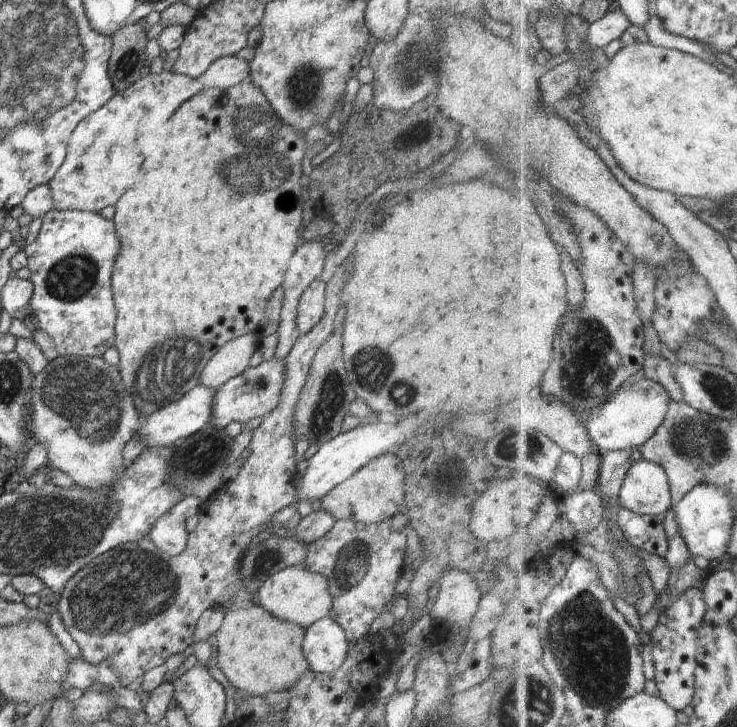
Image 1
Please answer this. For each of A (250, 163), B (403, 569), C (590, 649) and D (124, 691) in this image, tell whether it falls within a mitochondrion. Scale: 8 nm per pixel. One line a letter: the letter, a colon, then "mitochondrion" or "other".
A: mitochondrion
B: other
C: mitochondrion
D: other

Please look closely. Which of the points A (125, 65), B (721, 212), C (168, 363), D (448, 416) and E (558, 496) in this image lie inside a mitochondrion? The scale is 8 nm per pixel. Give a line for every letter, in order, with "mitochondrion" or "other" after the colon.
A: mitochondrion
B: mitochondrion
C: mitochondrion
D: other
E: other

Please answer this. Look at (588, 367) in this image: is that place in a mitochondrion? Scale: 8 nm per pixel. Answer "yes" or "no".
yes

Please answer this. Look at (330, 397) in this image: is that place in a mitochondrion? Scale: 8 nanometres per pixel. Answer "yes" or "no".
yes

